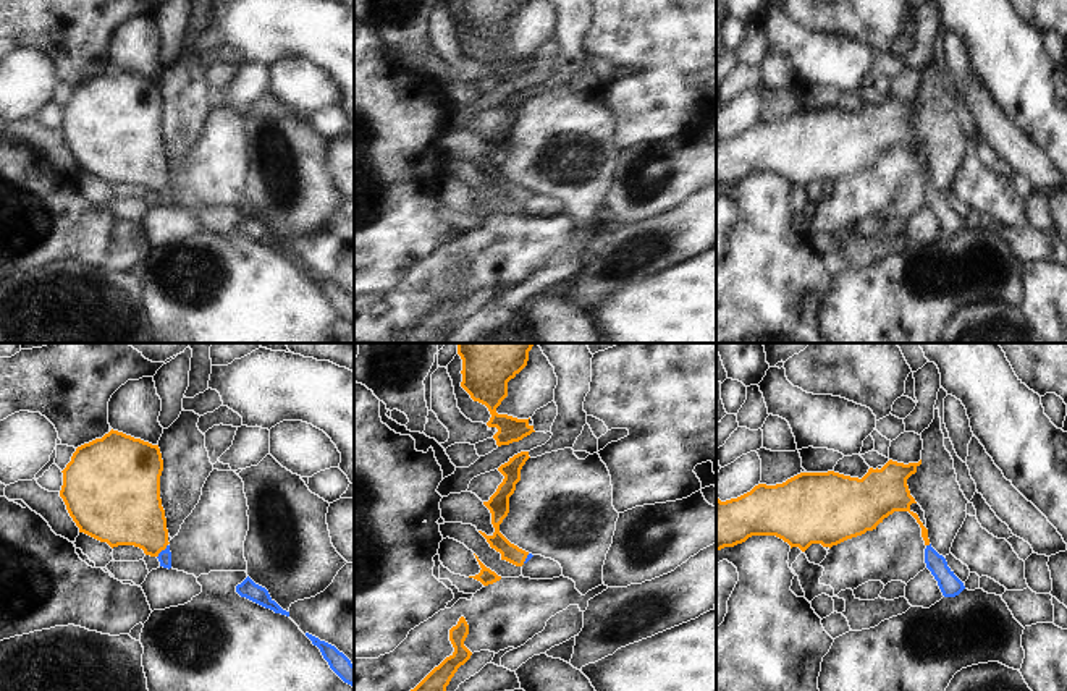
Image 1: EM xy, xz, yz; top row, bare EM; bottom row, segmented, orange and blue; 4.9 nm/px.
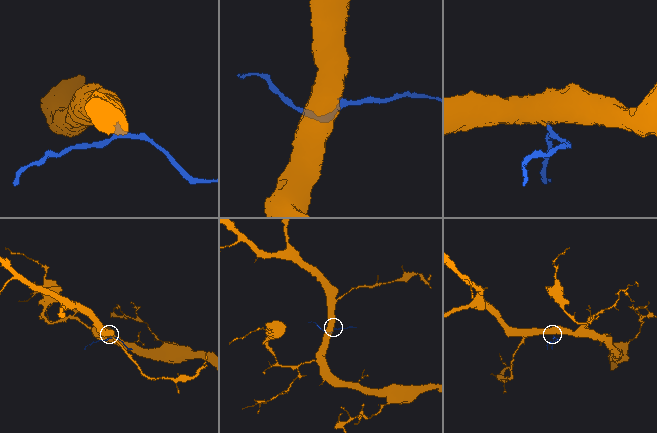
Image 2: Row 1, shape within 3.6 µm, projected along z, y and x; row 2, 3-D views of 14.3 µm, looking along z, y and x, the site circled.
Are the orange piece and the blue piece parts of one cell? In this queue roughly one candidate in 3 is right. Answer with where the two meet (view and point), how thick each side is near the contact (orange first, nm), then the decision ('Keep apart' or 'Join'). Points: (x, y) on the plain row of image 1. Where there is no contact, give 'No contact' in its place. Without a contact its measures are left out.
Touches orange at xy (162, 186). Thickness 340 nm (orange) against 70 nm. Join.

